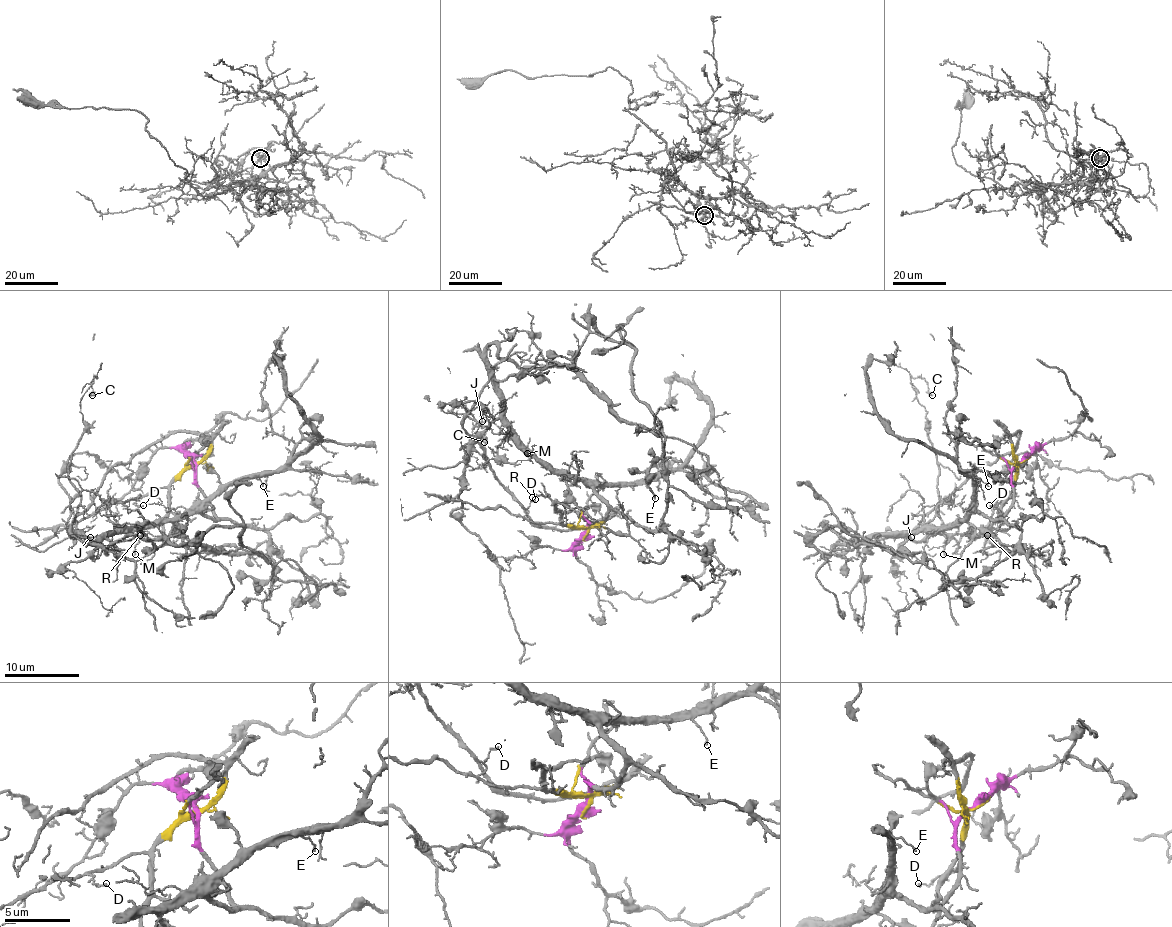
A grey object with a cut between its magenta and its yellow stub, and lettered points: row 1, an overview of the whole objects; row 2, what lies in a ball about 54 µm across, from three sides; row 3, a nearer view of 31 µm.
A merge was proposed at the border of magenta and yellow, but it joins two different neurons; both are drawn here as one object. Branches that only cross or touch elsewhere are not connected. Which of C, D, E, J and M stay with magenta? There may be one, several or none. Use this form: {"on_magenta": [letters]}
{"on_magenta": ["C", "E", "J", "M"]}

